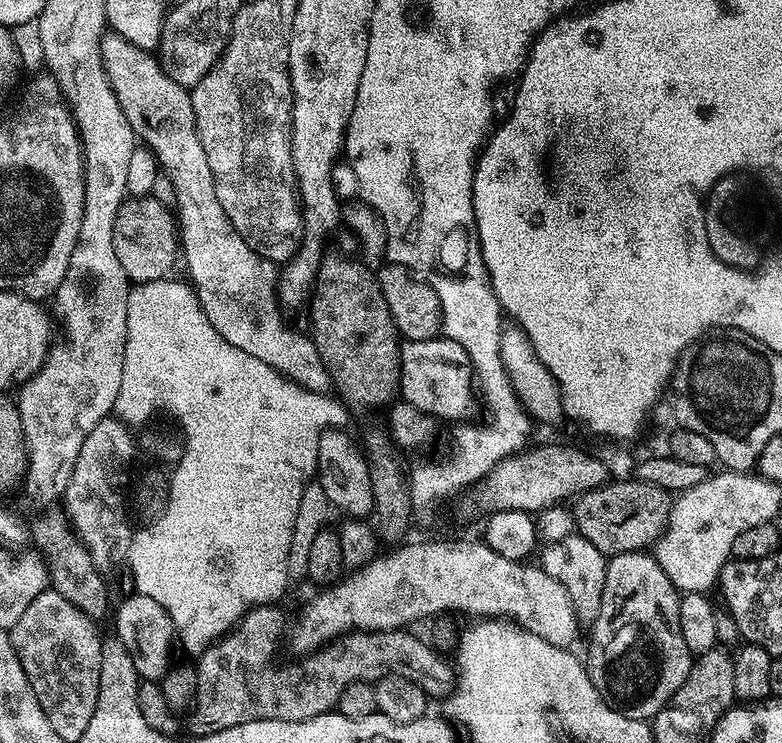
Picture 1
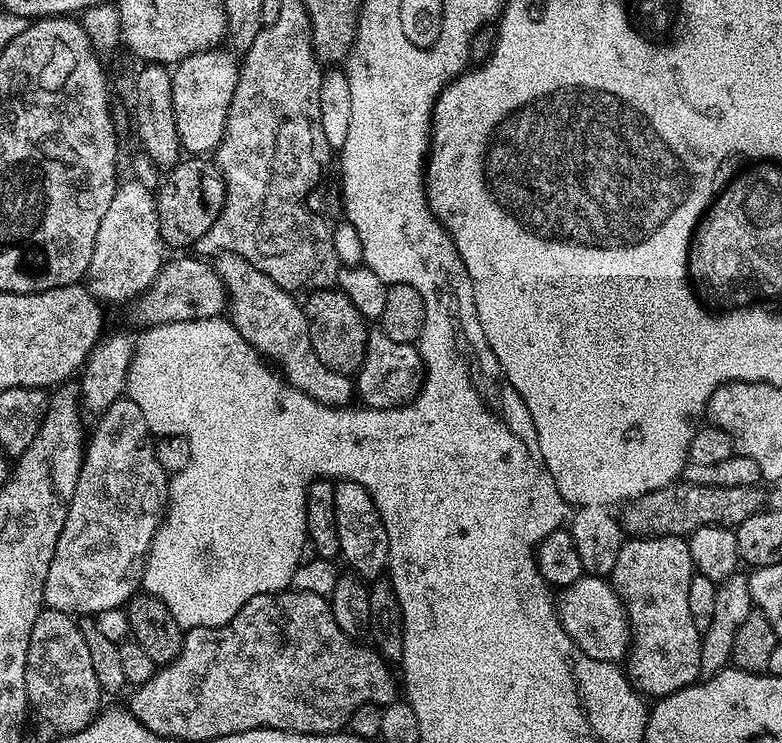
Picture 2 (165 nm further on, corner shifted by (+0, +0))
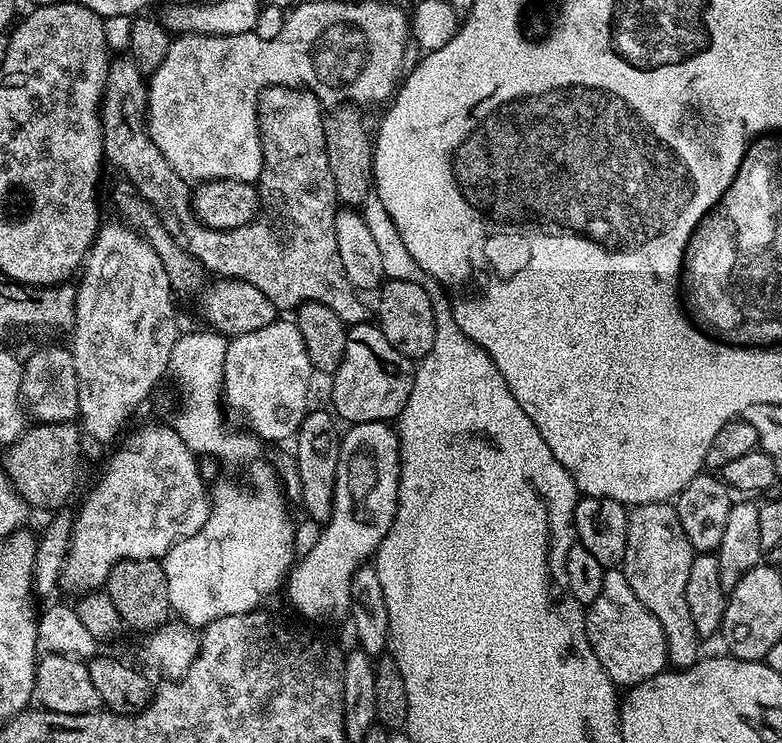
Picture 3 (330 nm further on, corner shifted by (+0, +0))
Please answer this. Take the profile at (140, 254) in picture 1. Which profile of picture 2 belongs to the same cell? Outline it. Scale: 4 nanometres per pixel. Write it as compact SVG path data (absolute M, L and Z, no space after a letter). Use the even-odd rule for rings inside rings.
M184 158L159 185L155 193L157 218L160 220L161 241L170 249L184 250L187 244L199 245L210 226L224 208L223 176L215 163L208 158Z

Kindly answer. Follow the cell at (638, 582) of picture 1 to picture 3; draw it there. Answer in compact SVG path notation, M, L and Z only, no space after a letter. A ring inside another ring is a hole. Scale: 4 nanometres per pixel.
M675 503L638 504L629 511L622 570L638 602L658 618L666 638L669 665L676 670L694 666L702 656L702 637L694 630L694 621L686 606L686 581L693 555L690 538L686 538L682 522L678 522Z

